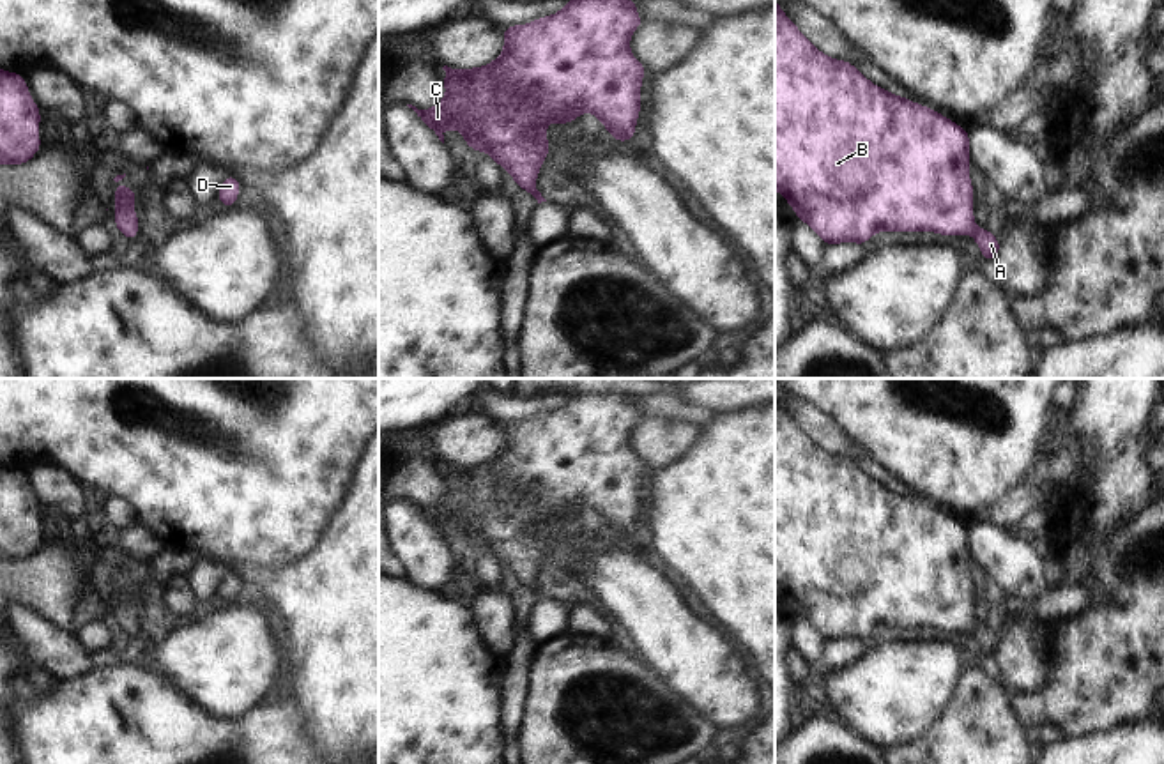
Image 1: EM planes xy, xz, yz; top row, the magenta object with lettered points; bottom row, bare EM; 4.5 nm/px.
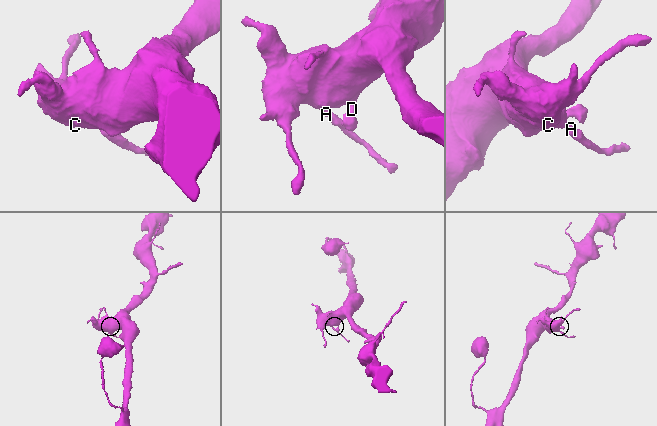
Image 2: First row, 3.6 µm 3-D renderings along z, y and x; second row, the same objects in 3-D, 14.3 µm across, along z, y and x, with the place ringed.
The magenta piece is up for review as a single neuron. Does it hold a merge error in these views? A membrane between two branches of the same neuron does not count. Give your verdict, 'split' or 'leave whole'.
leave whole

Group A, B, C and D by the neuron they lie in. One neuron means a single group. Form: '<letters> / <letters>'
A B C D

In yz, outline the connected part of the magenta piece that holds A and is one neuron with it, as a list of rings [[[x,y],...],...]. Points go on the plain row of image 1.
[[[775,394],[775,587],[782,589],[794,610],[807,619],[824,638],[856,638],[863,642],[874,630],[884,628],[936,628],[939,631],[973,631],[984,656],[994,658],[1001,644],[999,637],[987,624],[975,624],[973,580],[969,577],[969,529],[948,516],[945,511],[916,500],[902,492],[886,488],[869,478],[851,458],[835,456],[821,449],[785,412]]]

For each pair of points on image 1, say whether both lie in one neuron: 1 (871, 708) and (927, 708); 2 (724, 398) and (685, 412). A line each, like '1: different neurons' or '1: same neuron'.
1: same neuron
2: different neurons

